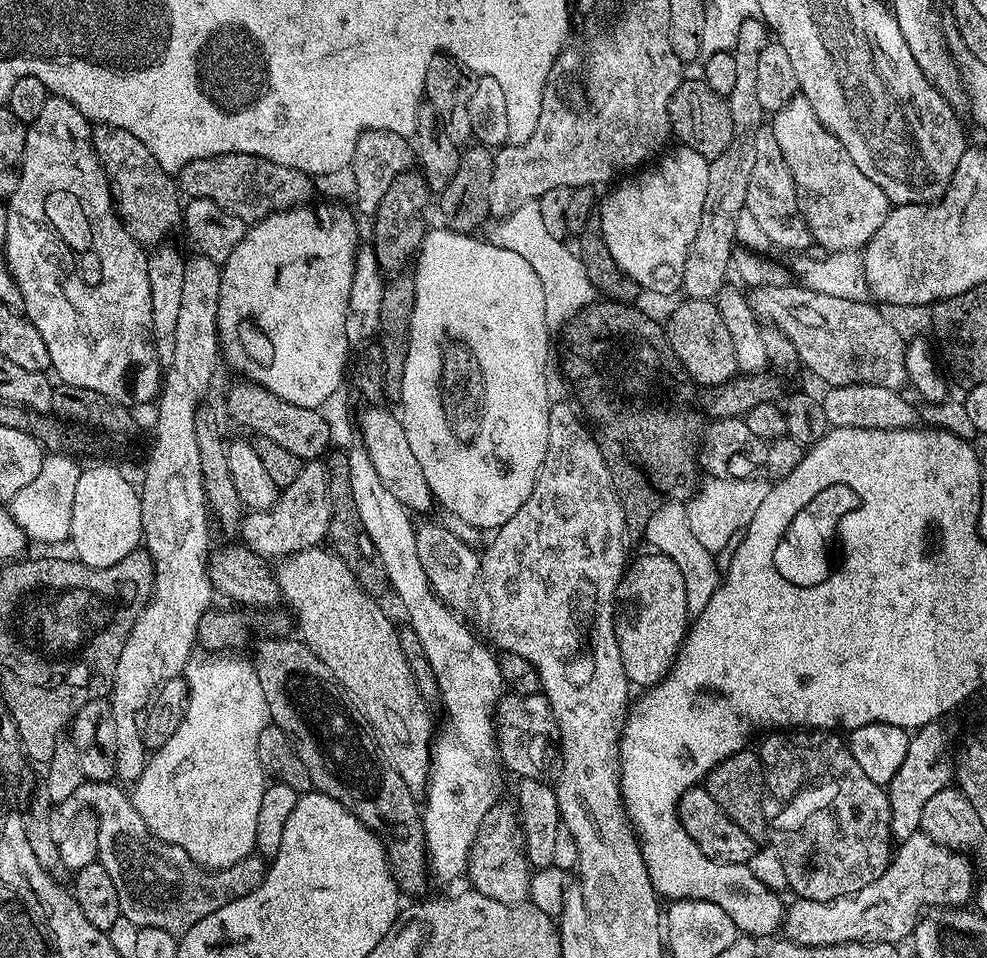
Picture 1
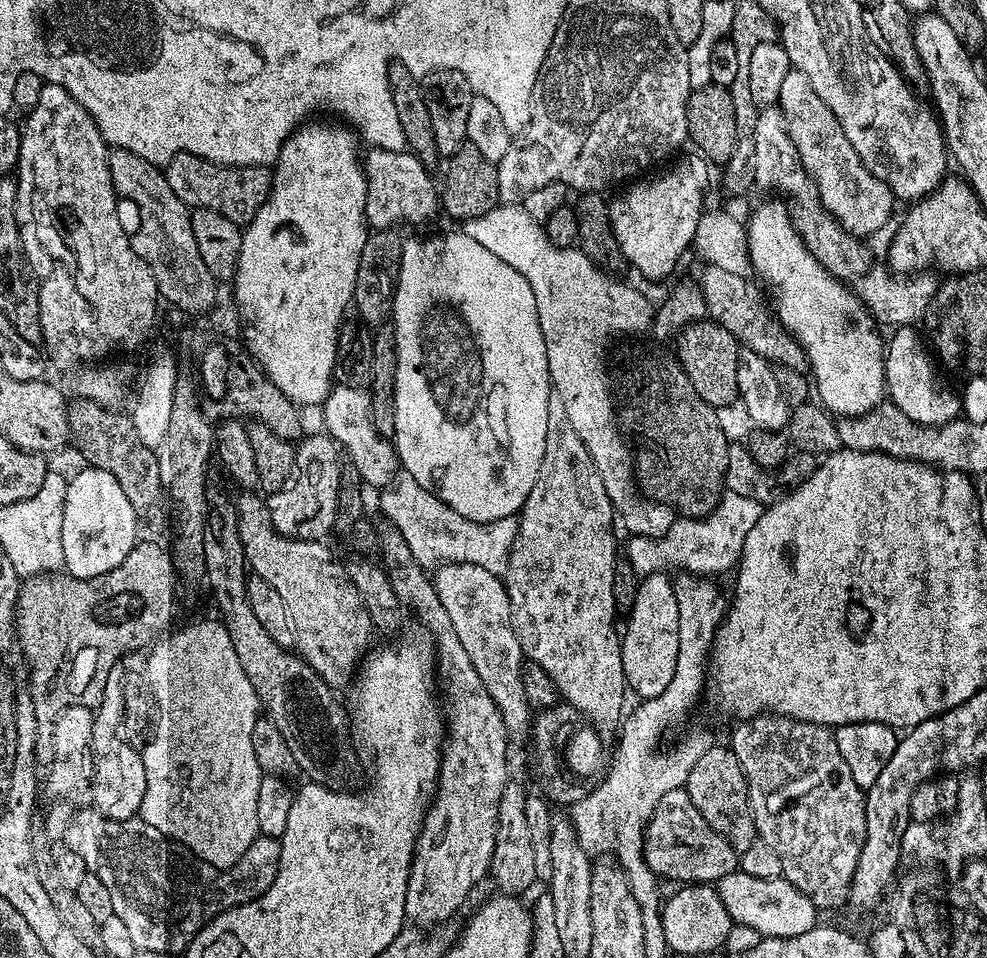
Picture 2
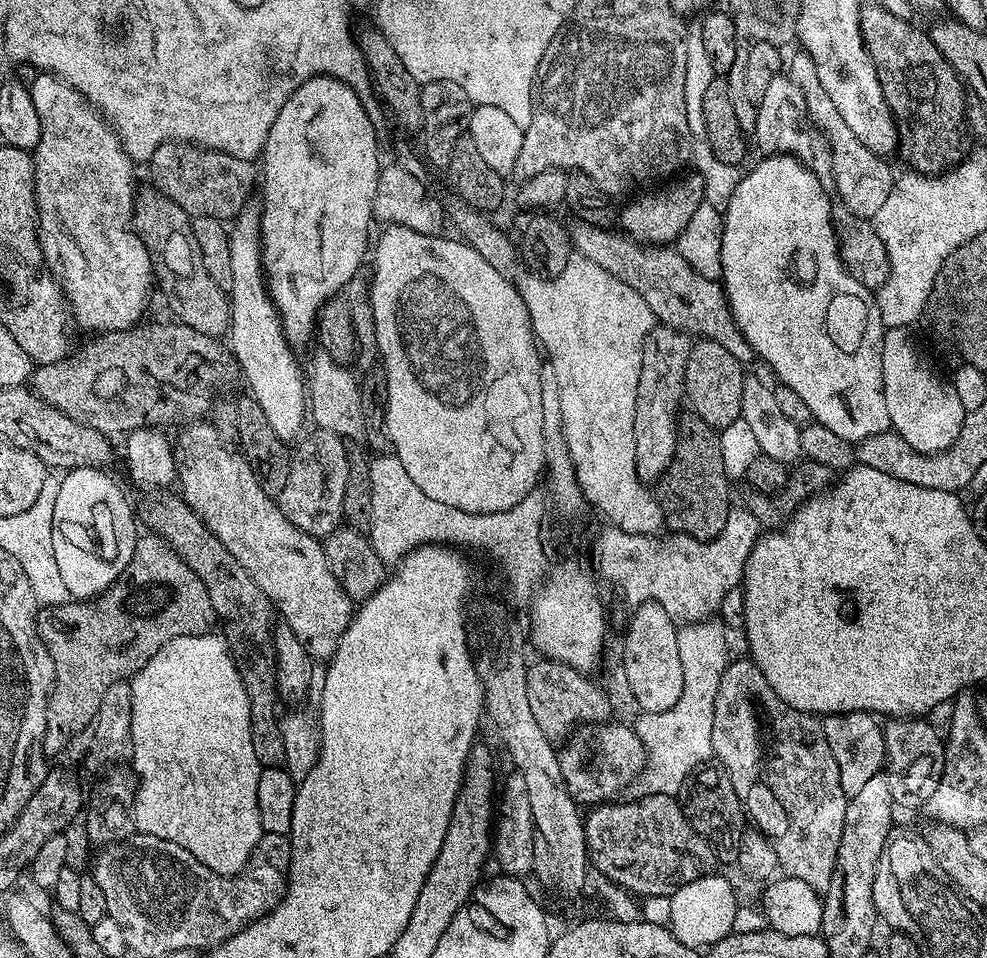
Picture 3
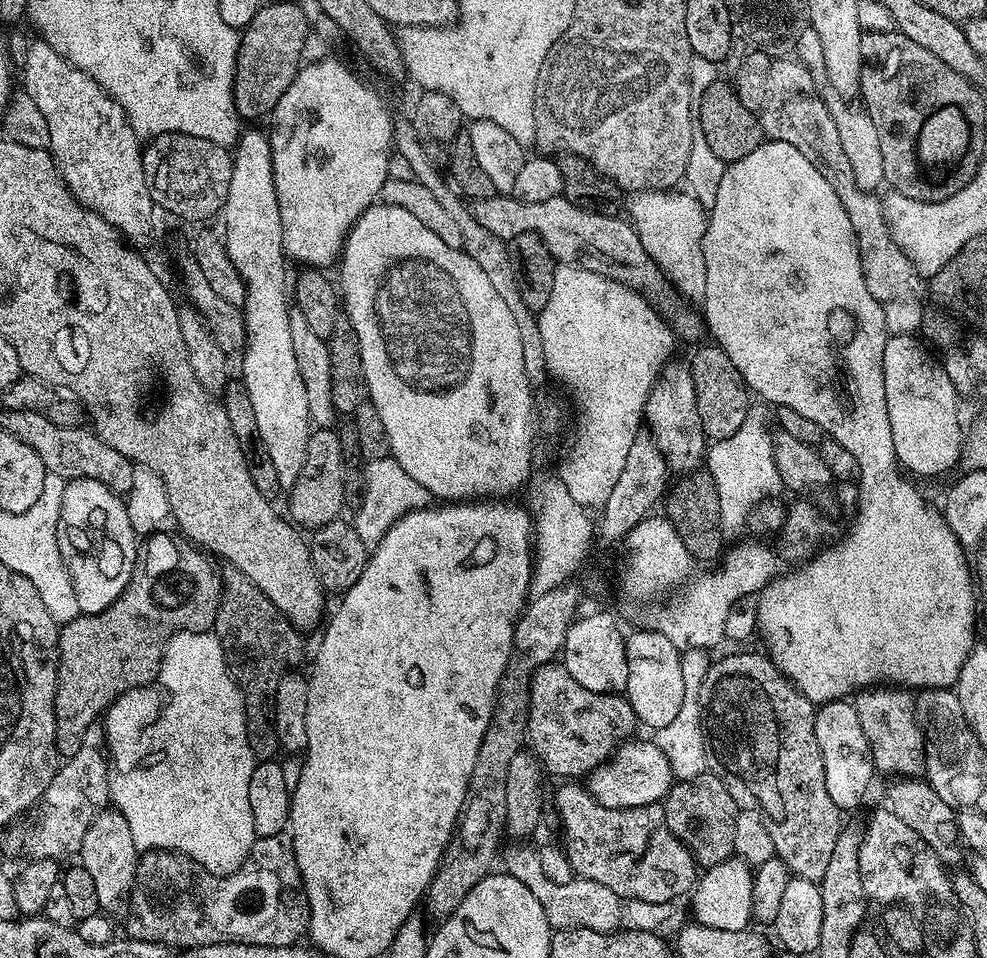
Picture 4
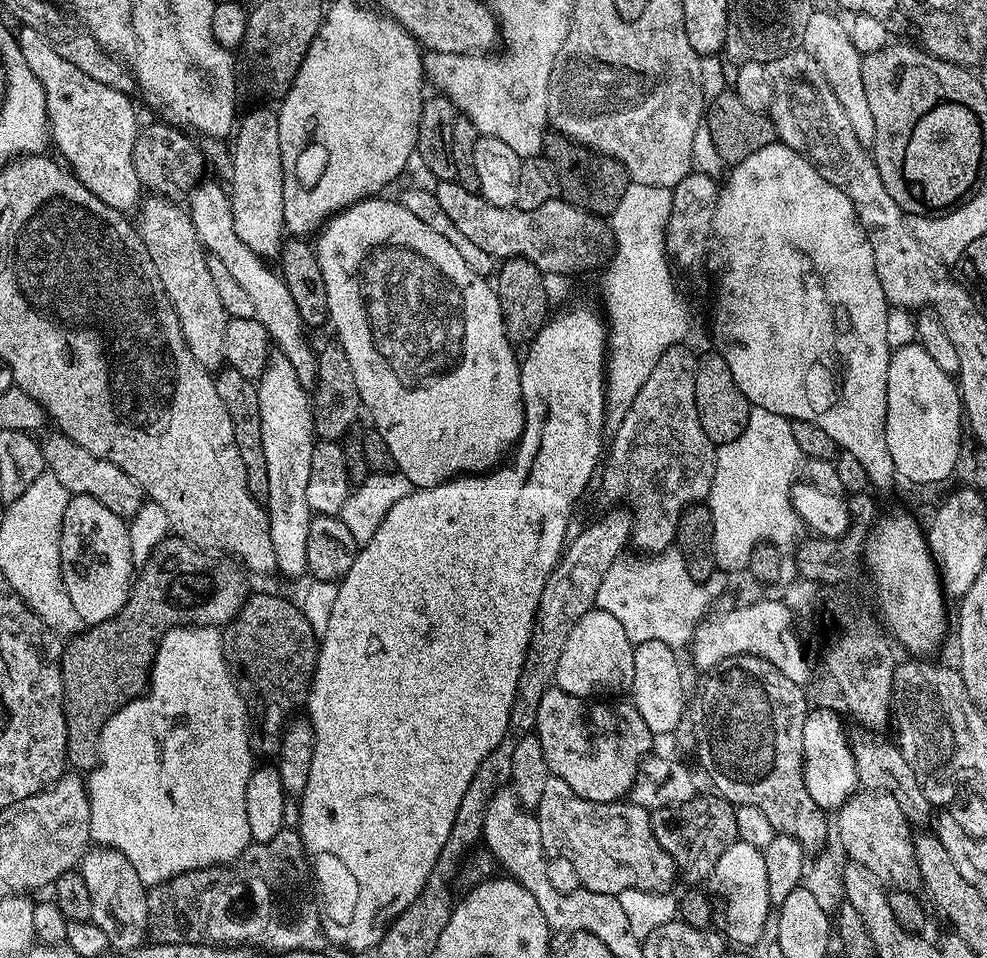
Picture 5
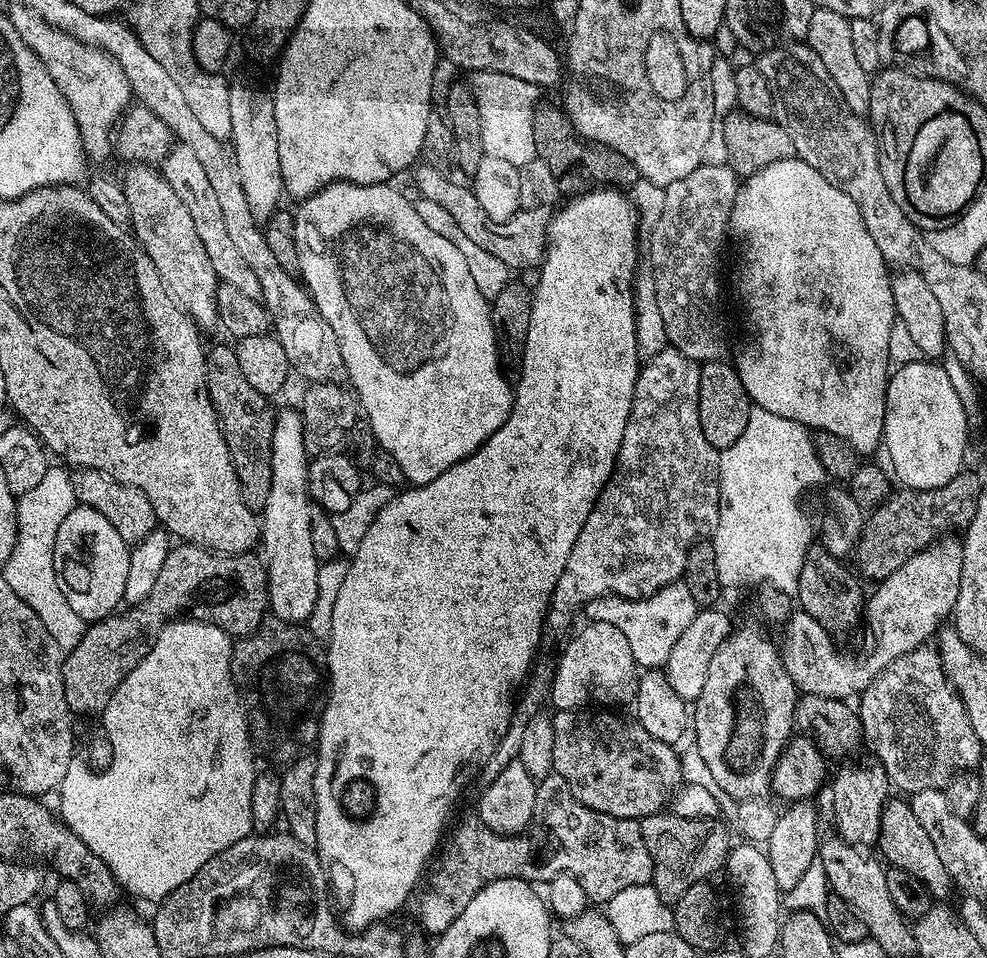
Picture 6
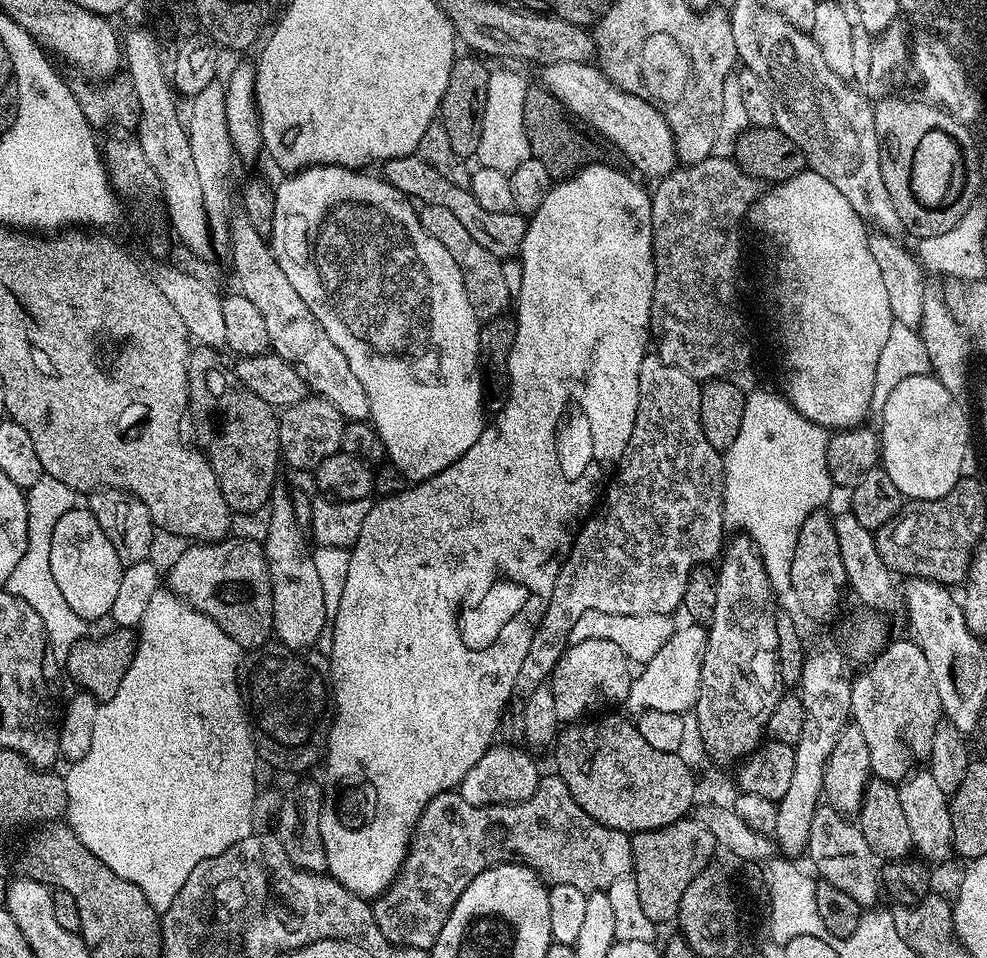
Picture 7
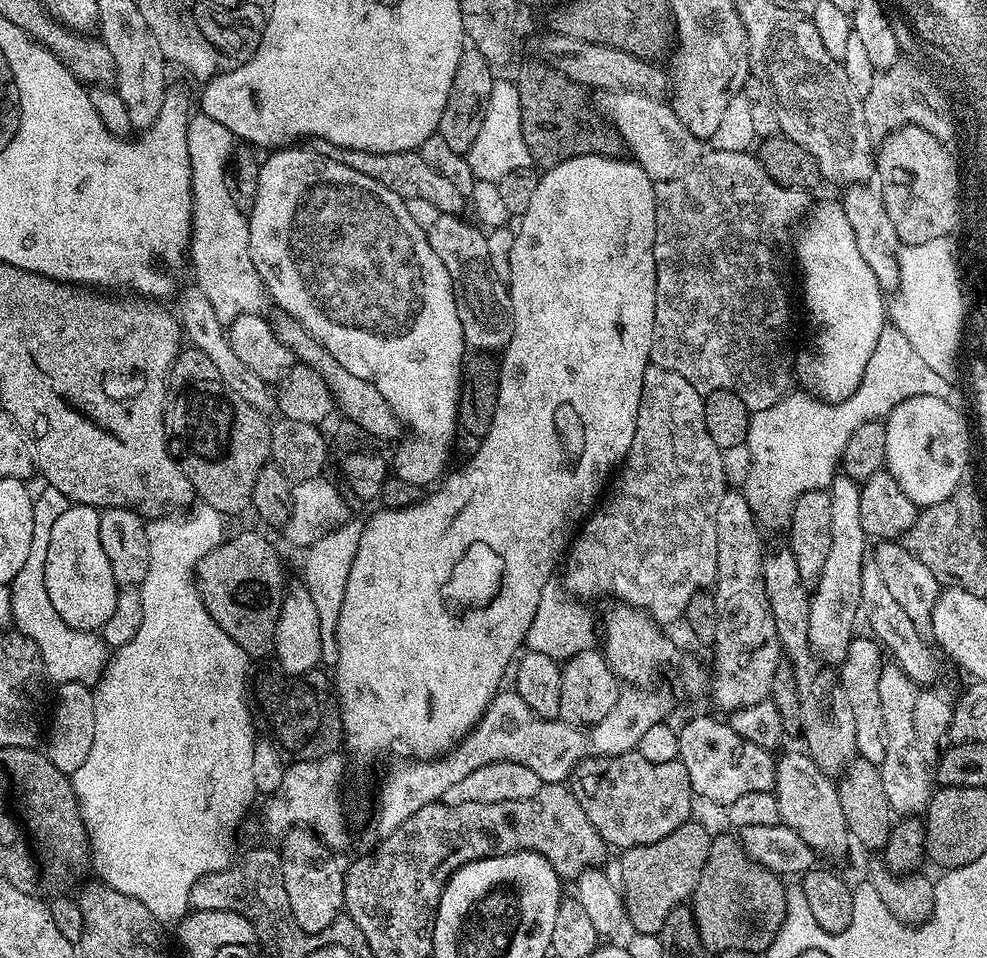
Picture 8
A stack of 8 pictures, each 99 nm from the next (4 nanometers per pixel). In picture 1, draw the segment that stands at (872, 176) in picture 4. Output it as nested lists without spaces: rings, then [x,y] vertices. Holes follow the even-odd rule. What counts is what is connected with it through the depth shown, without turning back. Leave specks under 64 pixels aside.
[[[797,94],[782,110],[771,113],[770,127],[782,158],[786,158],[786,166],[790,166],[798,211],[808,223],[813,241],[829,253],[863,249],[888,217],[887,194],[854,166],[854,158],[846,154],[846,146],[822,126],[805,96]]]

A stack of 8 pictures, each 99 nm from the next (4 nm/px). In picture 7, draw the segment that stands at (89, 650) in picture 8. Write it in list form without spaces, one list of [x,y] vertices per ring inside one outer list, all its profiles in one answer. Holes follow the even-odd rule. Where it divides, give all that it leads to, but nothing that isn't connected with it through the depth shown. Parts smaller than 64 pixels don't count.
[[[43,475],[34,482],[34,486],[26,489],[28,501],[26,514],[28,515],[28,541],[26,554],[14,566],[14,574],[10,574],[6,591],[14,598],[18,598],[42,618],[44,633],[48,639],[48,647],[57,661],[68,659],[68,651],[89,635],[89,625],[74,610],[70,610],[66,598],[62,598],[62,590],[58,590],[58,582],[54,582],[54,574],[50,574],[50,538],[54,538],[54,525],[62,514],[77,507],[78,496],[66,482],[58,482],[58,478]]]

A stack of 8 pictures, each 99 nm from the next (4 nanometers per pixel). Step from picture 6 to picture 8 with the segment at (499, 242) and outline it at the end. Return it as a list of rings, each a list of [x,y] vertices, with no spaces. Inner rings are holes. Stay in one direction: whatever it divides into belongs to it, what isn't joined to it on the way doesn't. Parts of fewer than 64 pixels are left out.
[[[316,140],[314,150],[326,158],[334,158],[334,162],[342,162],[350,166],[350,170],[358,170],[358,174],[366,174],[366,178],[374,178],[374,182],[382,182],[386,190],[394,190],[406,202],[410,198],[422,198],[434,206],[437,213],[449,216],[460,216],[465,211],[466,200],[461,192],[454,190],[444,175],[438,174],[434,166],[426,162],[426,158],[420,156],[419,151],[410,152],[371,152],[370,150],[350,150],[342,146],[334,146],[334,142]]]

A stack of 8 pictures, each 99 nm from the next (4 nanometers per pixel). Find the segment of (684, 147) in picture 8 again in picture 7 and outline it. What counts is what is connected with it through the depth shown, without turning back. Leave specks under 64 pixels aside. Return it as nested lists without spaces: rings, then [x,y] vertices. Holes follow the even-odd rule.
[[[554,62],[543,65],[539,72],[539,83],[542,87],[554,94],[558,102],[566,105],[572,115],[602,133],[610,142],[614,142],[614,146],[618,146],[618,150],[624,155],[625,161],[641,172],[641,177],[667,176],[677,167],[674,134],[655,104],[622,90],[614,82],[610,82],[592,62]]]

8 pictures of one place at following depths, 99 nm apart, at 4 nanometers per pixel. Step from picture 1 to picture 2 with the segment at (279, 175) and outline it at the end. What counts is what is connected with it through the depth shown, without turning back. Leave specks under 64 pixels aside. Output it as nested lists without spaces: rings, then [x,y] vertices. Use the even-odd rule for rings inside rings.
[[[189,152],[178,153],[163,169],[163,173],[166,182],[170,182],[170,190],[182,198],[189,210],[209,208],[241,226],[246,226],[254,214],[258,214],[272,189],[272,172],[267,167],[229,168],[226,164],[215,164]]]

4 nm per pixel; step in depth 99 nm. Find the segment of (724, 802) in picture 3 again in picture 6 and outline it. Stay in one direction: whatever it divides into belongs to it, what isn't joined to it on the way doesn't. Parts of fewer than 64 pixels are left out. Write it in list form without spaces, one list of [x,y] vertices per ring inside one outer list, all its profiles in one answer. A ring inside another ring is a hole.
[[[661,810],[644,816],[640,820],[642,830],[642,842],[646,842],[646,850],[650,850],[652,859],[652,883],[651,886],[664,898],[675,898],[689,890],[690,886],[700,881],[707,881],[716,871],[725,867],[730,851],[728,844],[728,828],[723,824],[723,819],[713,818],[699,820],[698,818],[678,818],[670,810]]]

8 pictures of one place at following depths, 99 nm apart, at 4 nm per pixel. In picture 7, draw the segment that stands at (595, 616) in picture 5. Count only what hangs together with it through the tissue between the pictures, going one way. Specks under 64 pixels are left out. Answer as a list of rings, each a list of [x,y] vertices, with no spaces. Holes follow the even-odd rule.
[[[590,638],[577,644],[569,643],[561,652],[558,663],[552,667],[550,683],[554,694],[554,714],[558,714],[561,722],[580,722],[604,710],[599,708],[607,704],[623,705],[630,694],[633,679],[628,657],[614,642]]]

